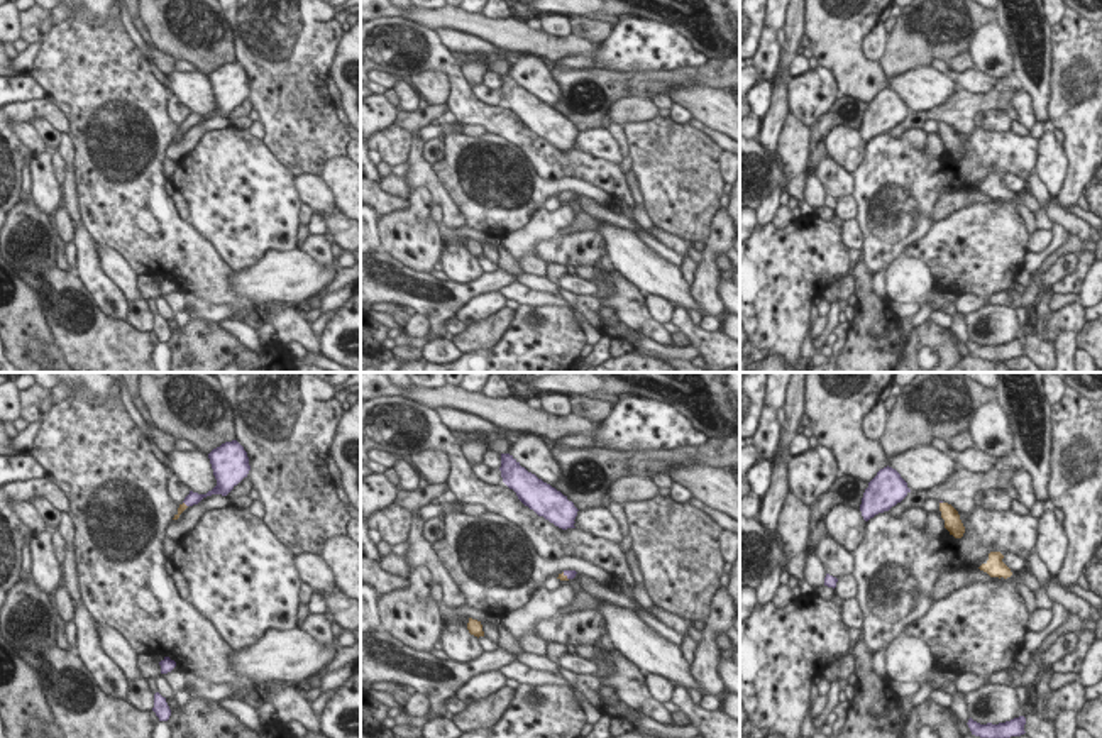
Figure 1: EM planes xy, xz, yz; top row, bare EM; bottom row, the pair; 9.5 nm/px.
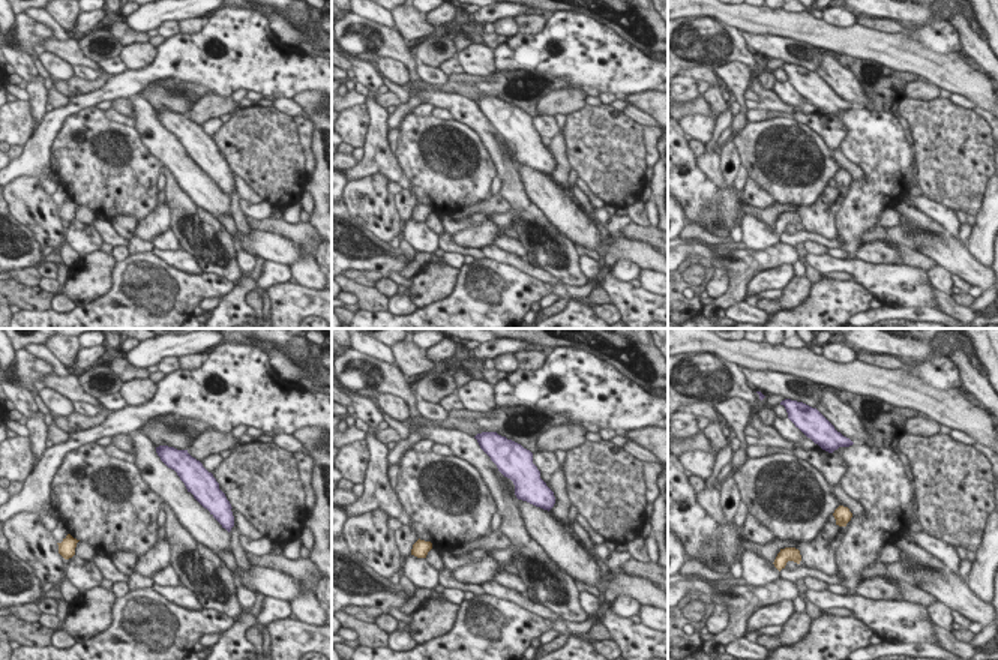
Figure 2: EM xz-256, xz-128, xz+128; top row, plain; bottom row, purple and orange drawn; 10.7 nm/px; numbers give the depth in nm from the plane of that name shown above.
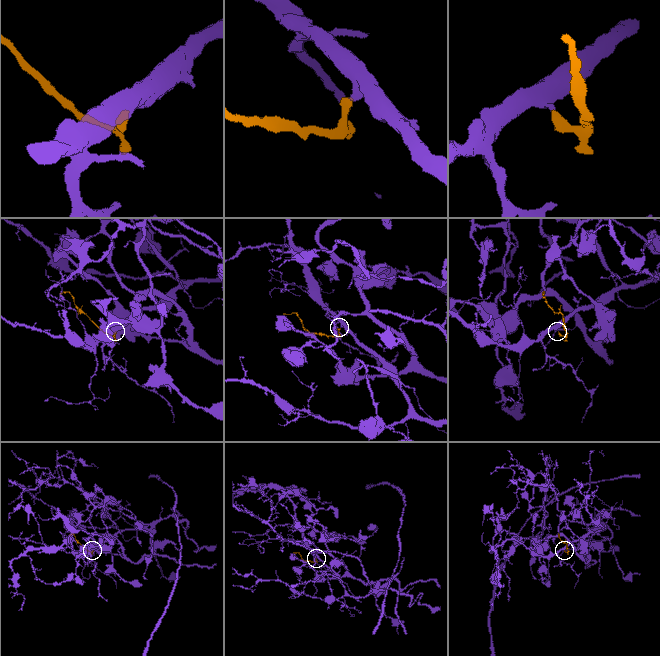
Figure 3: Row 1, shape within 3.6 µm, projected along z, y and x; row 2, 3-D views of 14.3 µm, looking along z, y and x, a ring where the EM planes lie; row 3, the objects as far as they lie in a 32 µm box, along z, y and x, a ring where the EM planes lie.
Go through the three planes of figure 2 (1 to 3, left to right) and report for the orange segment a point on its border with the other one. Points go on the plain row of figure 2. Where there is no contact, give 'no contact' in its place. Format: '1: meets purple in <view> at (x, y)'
1: no contact
2: no contact
3: no contact

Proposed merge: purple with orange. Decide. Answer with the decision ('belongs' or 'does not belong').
belongs

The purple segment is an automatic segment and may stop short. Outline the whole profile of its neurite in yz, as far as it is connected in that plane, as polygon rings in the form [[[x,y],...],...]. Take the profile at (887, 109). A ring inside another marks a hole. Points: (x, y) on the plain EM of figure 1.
[[[884,88],[868,103],[863,113],[860,132],[865,142],[879,134],[889,132],[892,127],[901,124],[911,110],[901,95],[892,88]]]

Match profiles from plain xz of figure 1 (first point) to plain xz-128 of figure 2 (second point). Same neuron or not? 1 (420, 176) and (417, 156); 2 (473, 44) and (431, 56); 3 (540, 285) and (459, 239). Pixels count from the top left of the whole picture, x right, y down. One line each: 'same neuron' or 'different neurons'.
1: different neurons
2: different neurons
3: different neurons

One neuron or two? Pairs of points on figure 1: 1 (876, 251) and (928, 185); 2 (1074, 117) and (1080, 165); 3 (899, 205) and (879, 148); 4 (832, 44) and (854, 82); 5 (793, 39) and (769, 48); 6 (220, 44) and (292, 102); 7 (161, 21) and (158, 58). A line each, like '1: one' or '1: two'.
1: one
2: one
3: one
4: one
5: two
6: two
7: two

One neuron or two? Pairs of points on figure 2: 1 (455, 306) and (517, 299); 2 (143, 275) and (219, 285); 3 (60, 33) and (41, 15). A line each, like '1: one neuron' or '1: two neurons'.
1: one neuron
2: one neuron
3: one neuron

